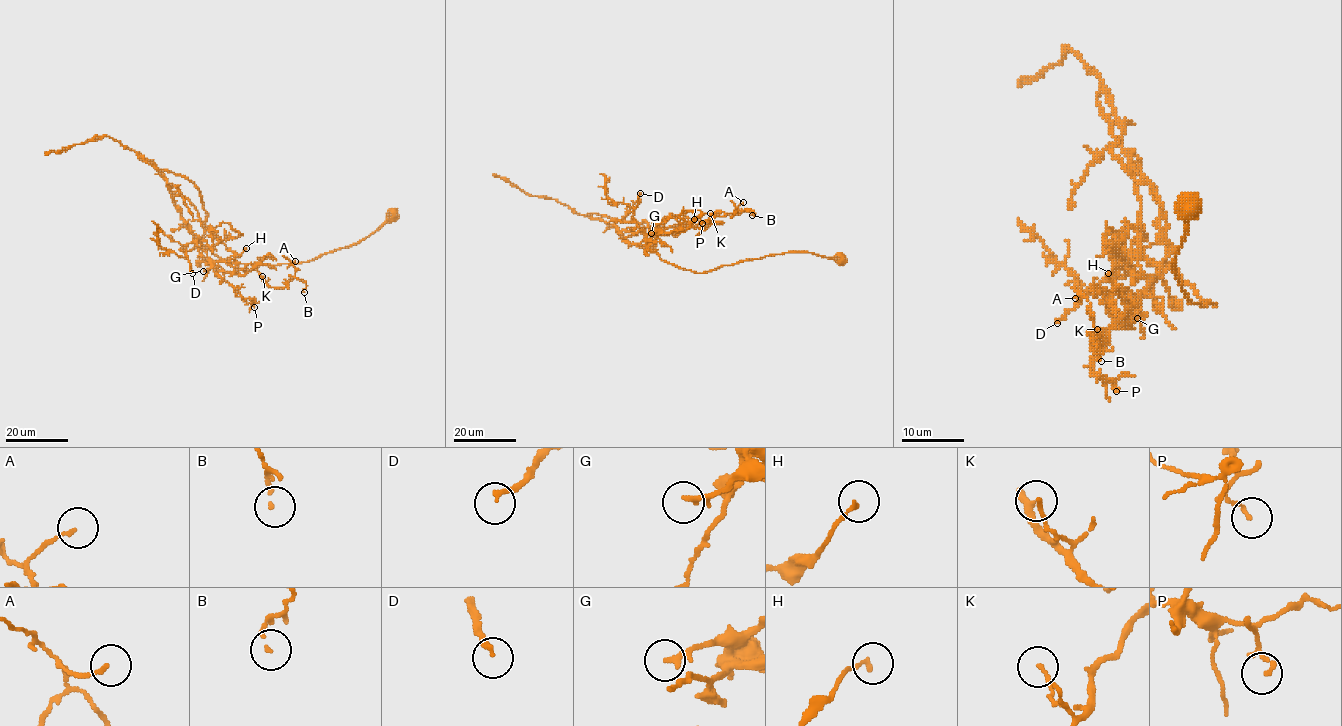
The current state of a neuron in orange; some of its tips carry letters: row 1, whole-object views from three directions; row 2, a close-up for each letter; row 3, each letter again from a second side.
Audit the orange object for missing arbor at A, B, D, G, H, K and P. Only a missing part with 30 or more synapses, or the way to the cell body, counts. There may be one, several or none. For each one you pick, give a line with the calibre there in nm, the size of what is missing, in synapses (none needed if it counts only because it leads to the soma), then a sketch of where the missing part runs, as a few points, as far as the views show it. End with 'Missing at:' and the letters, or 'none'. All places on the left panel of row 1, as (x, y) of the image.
D: 190 nm thick; about 30 synapses; missing branch runs (192, 273), (206, 233), (205, 225), (194, 215)
G: 200 nm thick; about 35 synapses; missing branch runs (203, 271), (187, 295), (173, 301)
Missing at: D, G

